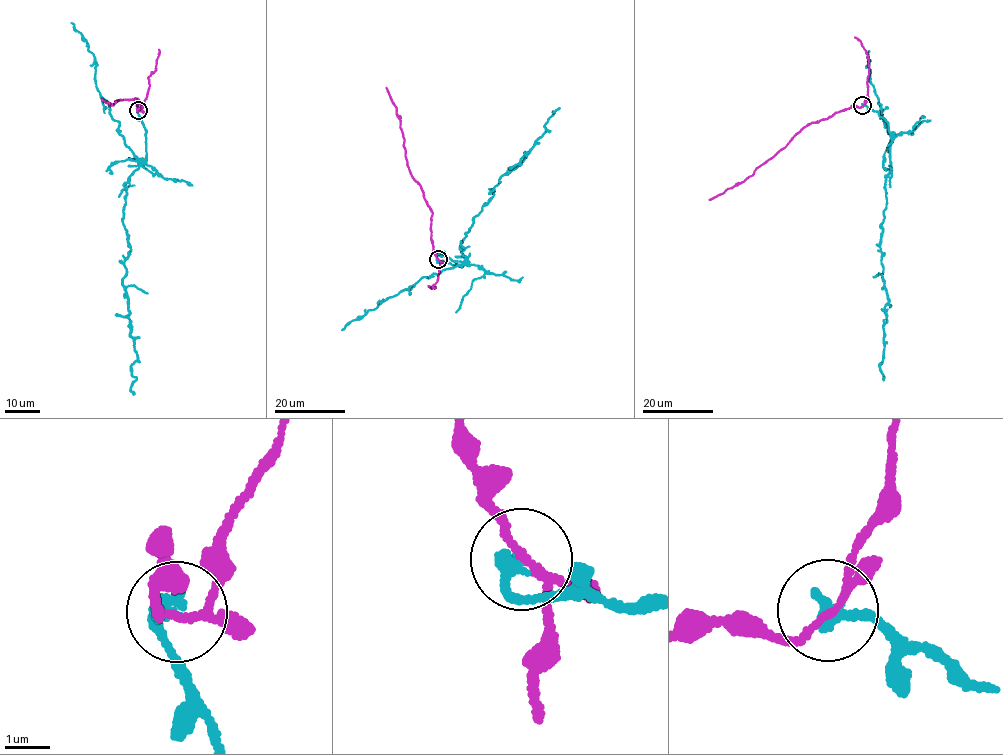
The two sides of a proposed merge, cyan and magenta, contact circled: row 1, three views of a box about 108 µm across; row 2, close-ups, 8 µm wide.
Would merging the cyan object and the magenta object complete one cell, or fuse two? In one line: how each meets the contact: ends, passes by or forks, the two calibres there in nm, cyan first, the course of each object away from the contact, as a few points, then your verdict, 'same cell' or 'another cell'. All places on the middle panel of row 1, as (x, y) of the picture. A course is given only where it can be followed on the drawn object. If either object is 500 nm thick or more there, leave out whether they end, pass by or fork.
cyan ends | magenta passes by | 320/150 nm | cyan via (437, 259), (461, 266), (467, 261), (460, 245), (473, 218), (492, 196), (502, 175), (520, 164), (559, 107) | magenta via (438, 259), (432, 240), (432, 213), (407, 165), (400, 122), (386, 87) | another cell

